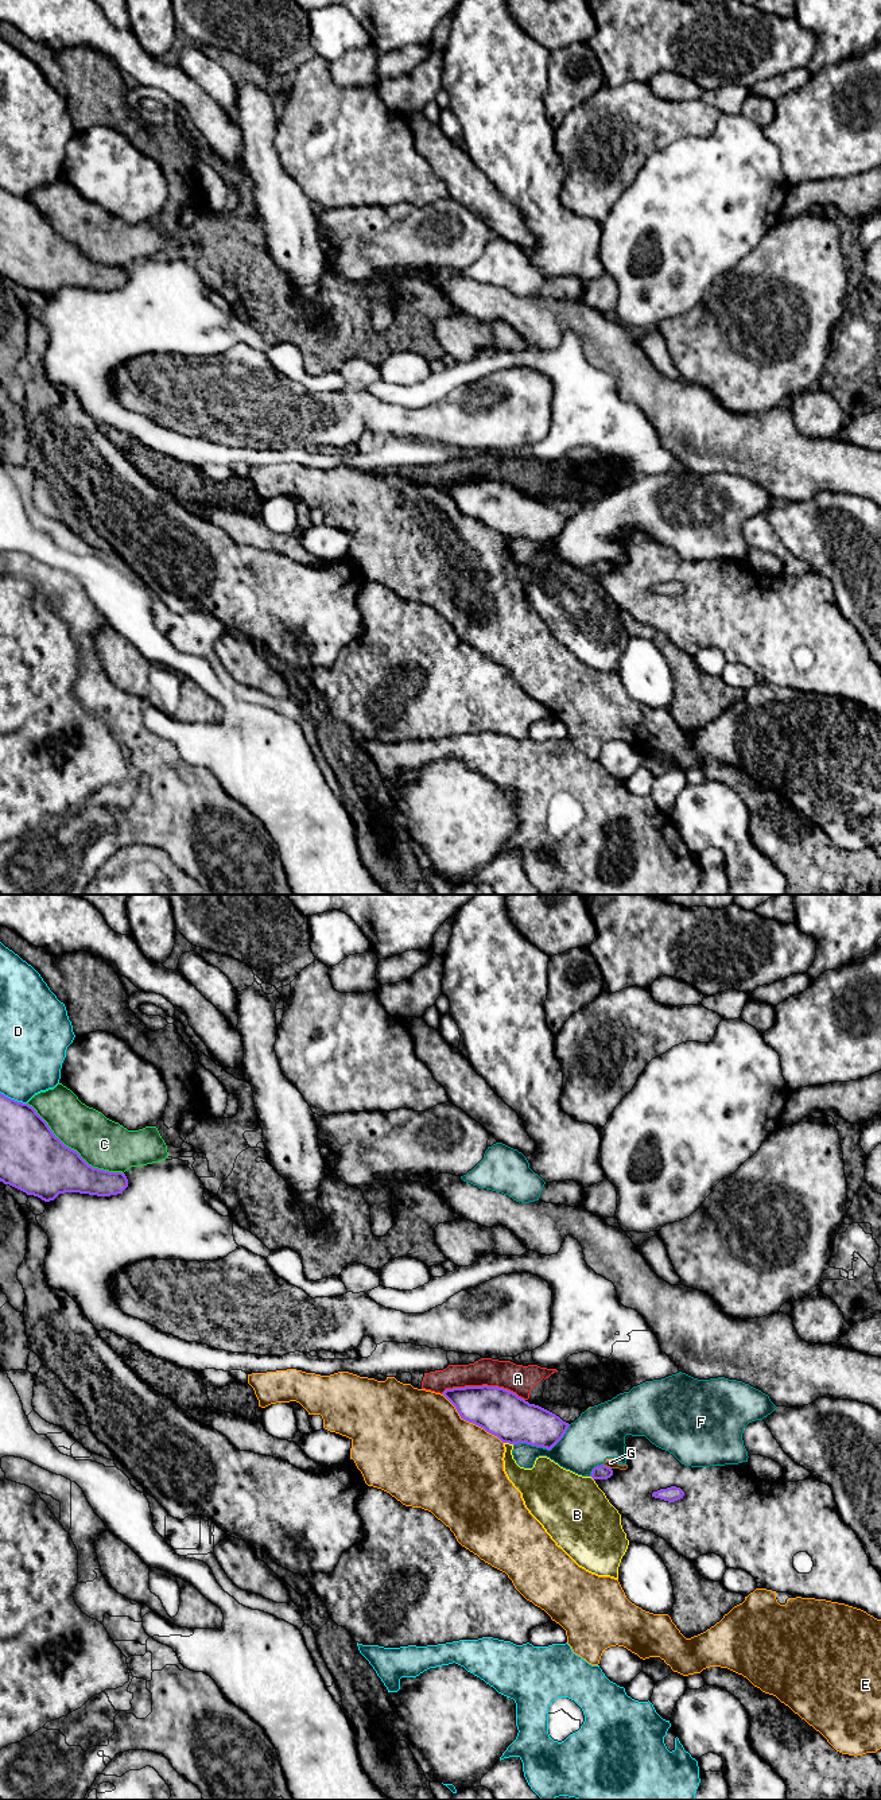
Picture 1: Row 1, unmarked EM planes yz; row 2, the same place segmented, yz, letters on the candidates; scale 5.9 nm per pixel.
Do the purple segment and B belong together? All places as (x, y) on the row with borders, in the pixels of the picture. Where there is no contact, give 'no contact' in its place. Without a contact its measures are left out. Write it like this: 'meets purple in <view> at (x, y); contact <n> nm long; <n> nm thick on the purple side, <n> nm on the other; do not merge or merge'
meets purple in yz at (509, 1443); contact 70 nm long; 280 nm thick on the purple side, 160 nm on the other; do not merge

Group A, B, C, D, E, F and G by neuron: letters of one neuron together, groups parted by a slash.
A / B / C / D / E / F G

